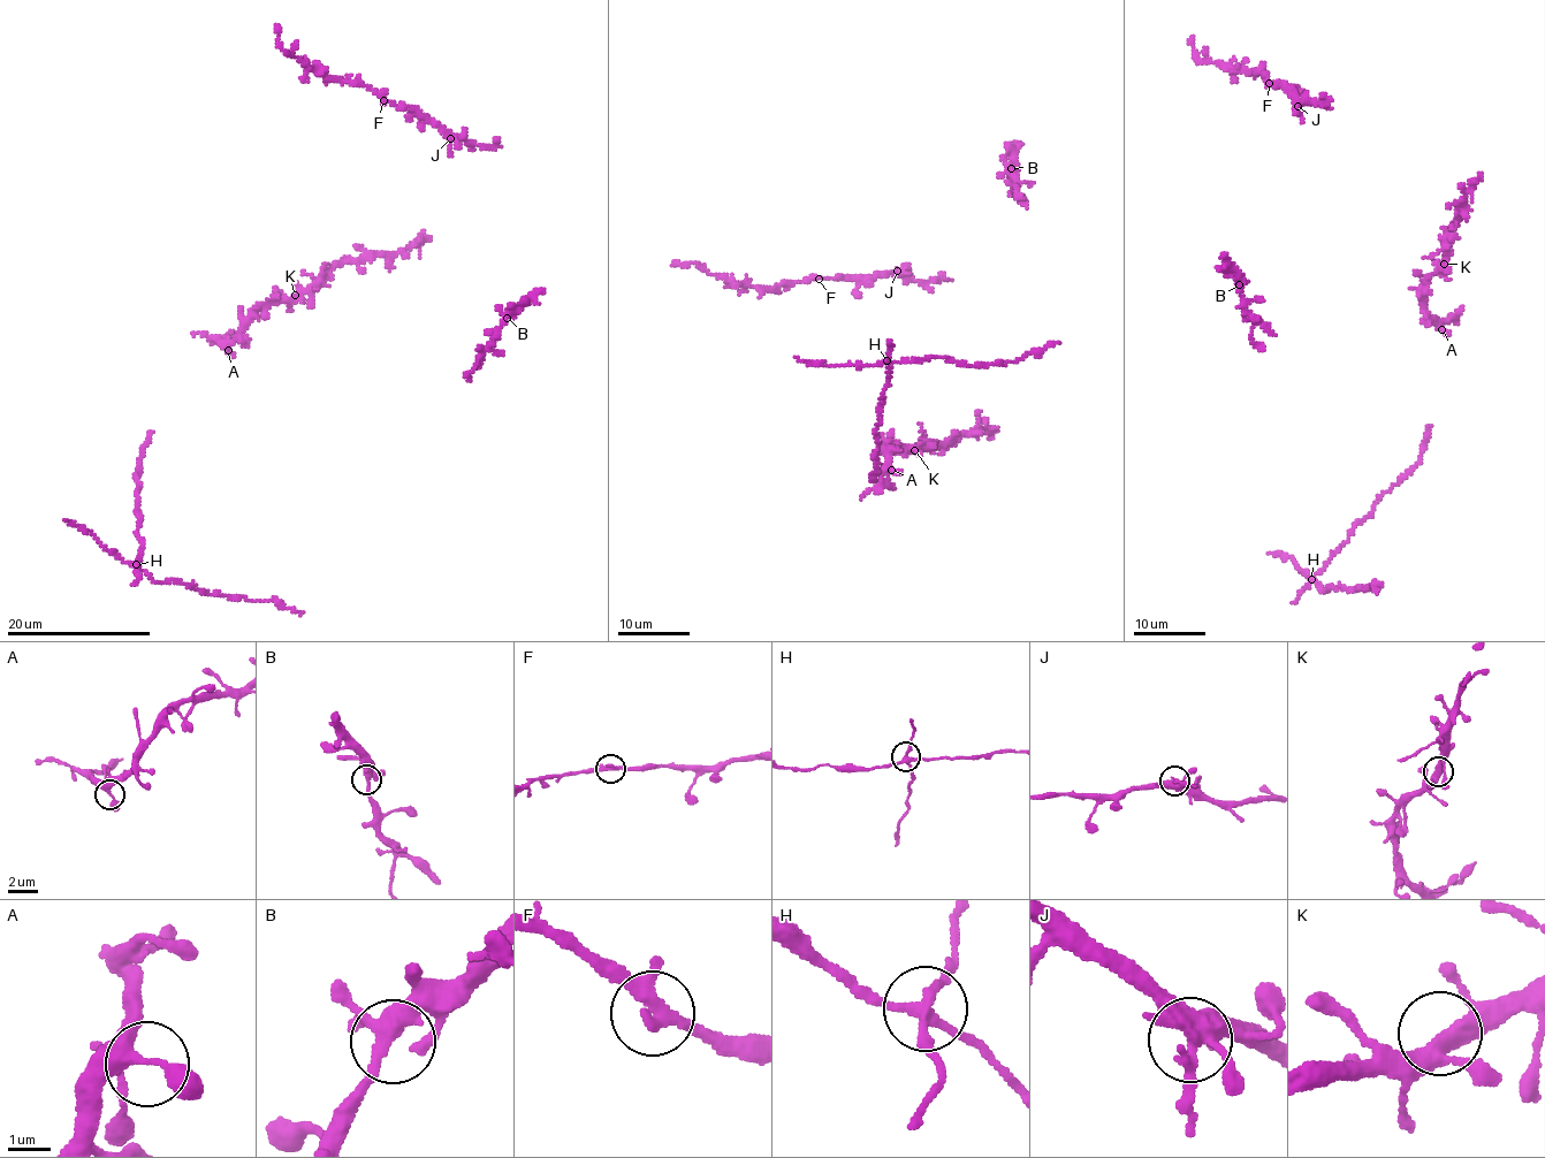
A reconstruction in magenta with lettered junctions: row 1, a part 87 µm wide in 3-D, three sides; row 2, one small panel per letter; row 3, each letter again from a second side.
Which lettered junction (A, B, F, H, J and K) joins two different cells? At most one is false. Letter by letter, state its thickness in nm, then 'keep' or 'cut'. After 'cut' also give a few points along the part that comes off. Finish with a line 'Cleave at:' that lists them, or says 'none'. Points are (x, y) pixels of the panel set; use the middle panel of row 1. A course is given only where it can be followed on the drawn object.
A: 280 nm | keep
B: 340 nm | keep
F: 280 nm | keep
H: 240 nm | cut | (887, 359), (889, 378), (873, 454), (877, 471), (872, 480)
J: 400 nm | keep
K: 360 nm | keep
Cleave at: H

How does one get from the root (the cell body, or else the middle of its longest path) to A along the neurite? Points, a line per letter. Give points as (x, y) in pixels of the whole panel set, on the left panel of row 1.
A: (296, 298), (266, 301), (228, 350)

